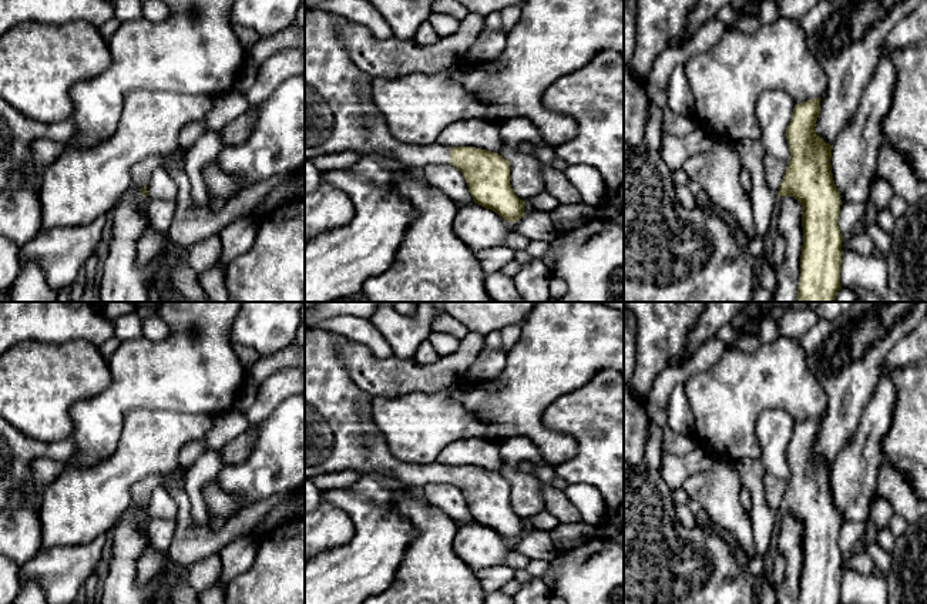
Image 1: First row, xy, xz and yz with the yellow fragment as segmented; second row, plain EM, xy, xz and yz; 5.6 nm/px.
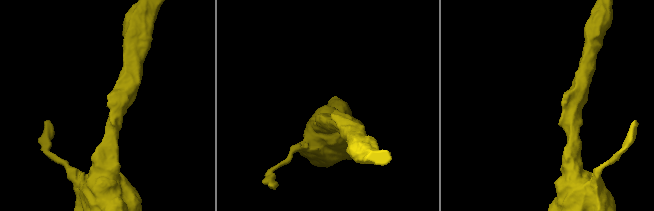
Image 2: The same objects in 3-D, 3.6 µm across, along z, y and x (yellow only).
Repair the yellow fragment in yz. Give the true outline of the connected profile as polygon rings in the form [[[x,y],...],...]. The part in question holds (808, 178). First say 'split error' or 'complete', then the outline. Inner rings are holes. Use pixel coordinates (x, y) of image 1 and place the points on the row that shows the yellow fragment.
complete | [[[820,97],[796,104],[786,128],[790,157],[777,197],[793,197],[802,205],[803,245],[796,302],[836,302],[842,289],[842,242],[837,219],[840,194],[830,157],[833,145],[815,131]]]

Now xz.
split error | [[[305,7],[305,158],[349,150],[394,160],[407,170],[450,164],[463,174],[476,204],[494,211],[508,222],[515,222],[525,214],[525,202],[510,185],[510,161],[476,147],[447,147],[439,142],[410,145],[397,141],[373,101],[372,81],[373,78],[353,63],[332,16]]]

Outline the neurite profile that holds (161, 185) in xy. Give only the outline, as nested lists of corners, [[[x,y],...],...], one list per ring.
[[[157,168],[147,185],[147,199],[158,198],[171,201],[177,198],[177,194],[178,188],[172,177],[164,168]]]

